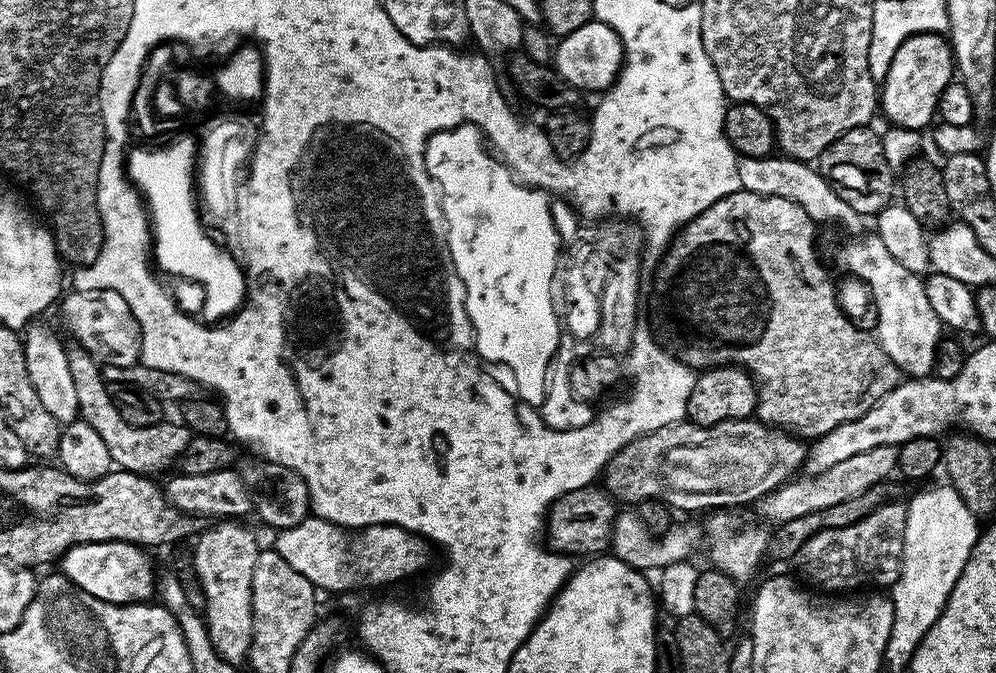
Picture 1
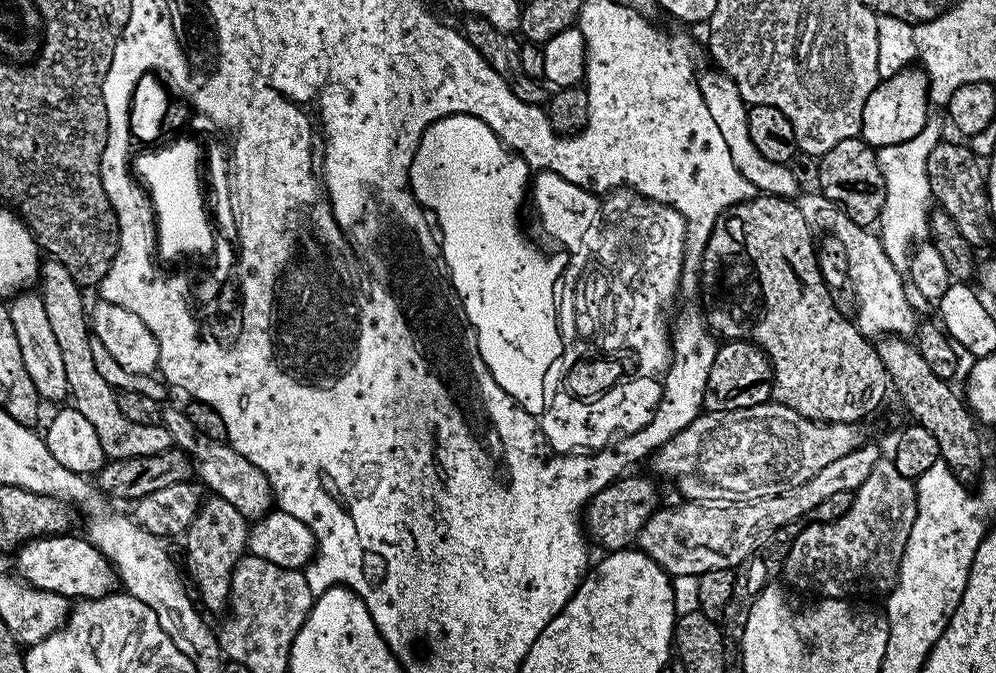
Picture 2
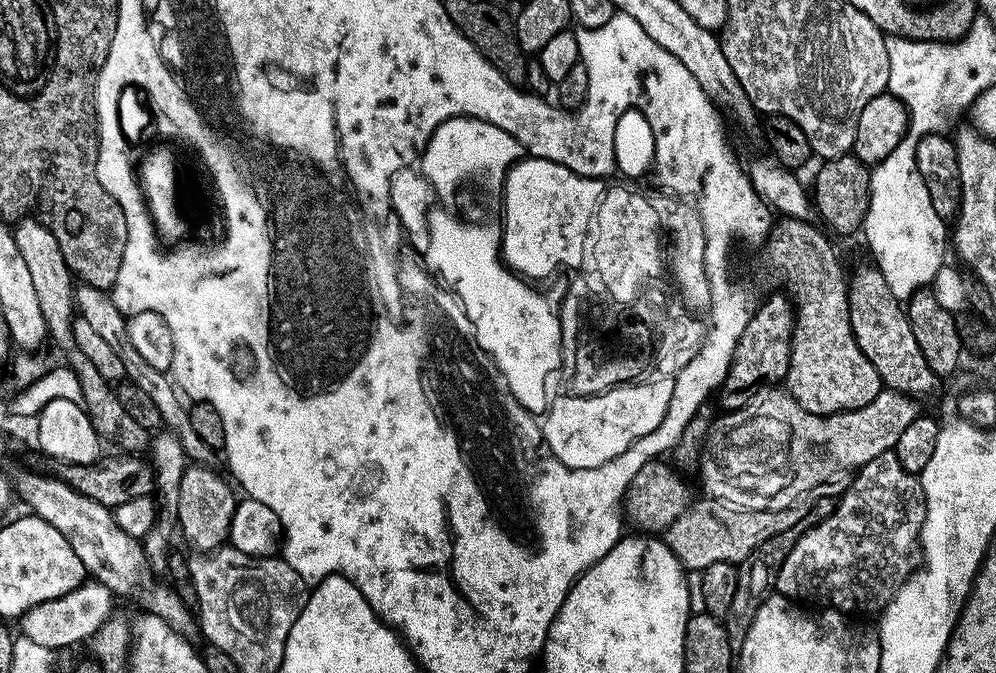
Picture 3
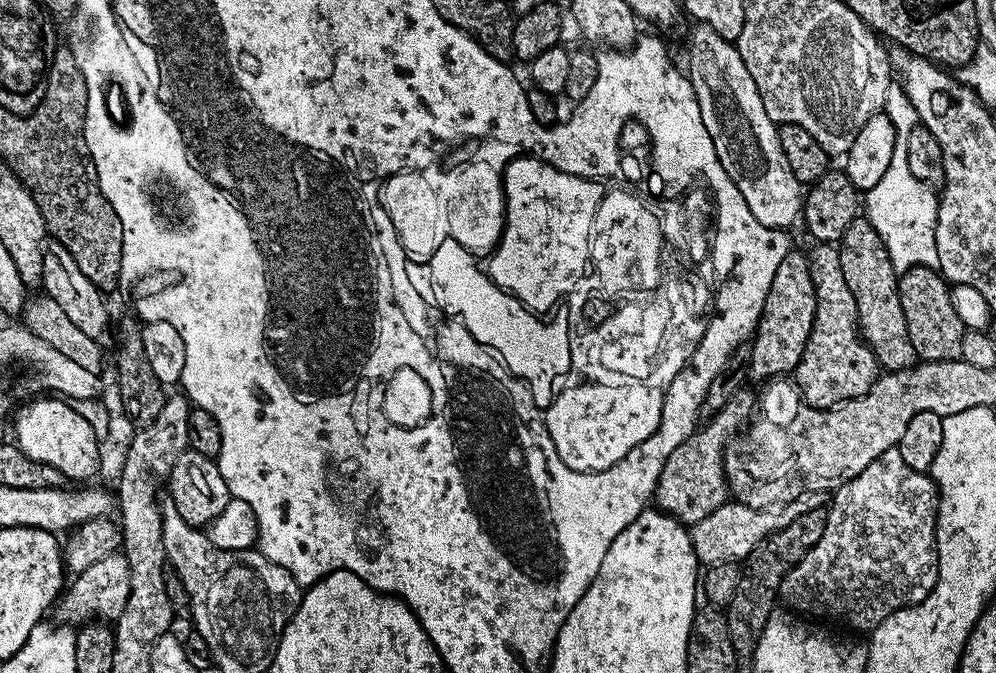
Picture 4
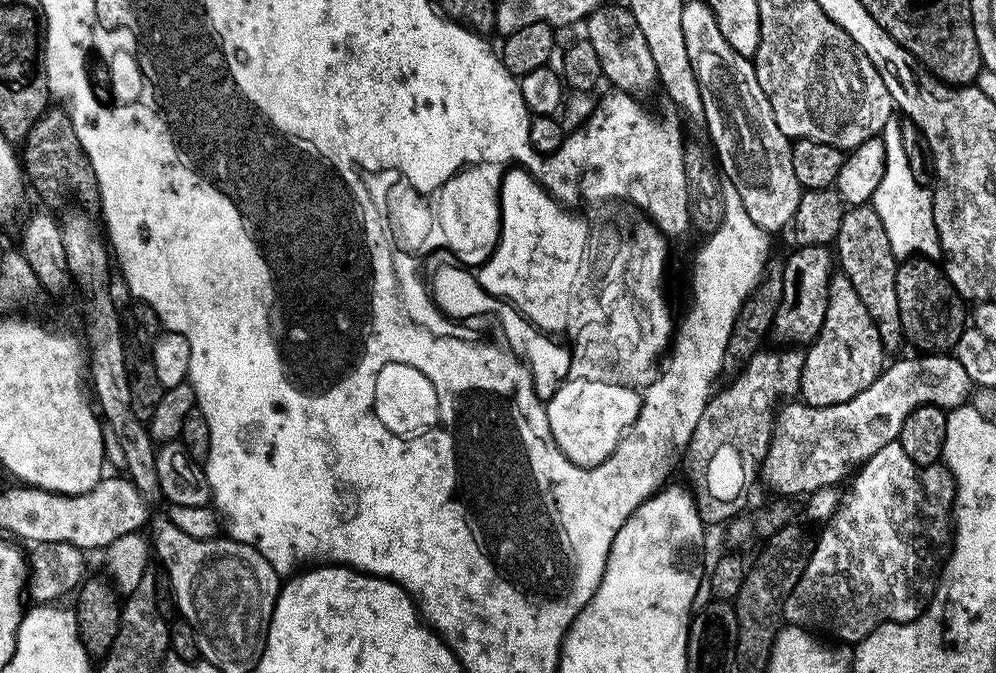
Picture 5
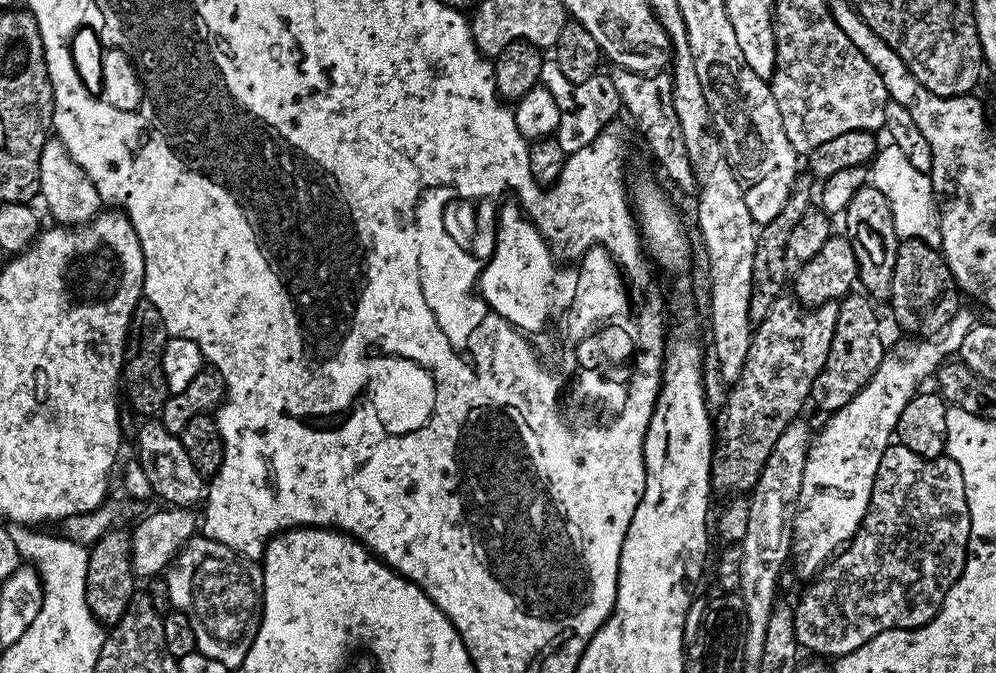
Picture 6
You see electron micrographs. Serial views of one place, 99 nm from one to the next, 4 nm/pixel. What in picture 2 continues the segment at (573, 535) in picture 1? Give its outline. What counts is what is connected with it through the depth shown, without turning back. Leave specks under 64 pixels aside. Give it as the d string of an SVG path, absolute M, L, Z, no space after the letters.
M625 474L594 494L582 513L582 524L591 543L601 544L608 552L619 552L621 548L635 545L648 519L658 511L655 486L644 476L632 475Z

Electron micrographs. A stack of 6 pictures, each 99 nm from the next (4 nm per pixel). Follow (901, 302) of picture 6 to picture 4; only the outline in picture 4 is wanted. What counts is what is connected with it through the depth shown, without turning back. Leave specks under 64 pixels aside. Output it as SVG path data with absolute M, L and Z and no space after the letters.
M912 268L899 277L902 314L906 314L906 334L921 361L959 360L966 331L962 318L954 311L952 289L935 268Z

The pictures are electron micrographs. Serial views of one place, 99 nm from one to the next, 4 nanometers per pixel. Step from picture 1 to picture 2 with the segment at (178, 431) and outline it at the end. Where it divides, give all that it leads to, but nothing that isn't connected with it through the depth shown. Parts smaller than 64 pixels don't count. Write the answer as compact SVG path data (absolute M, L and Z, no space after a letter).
M51 258L45 259L38 280L39 284L41 283L38 284L38 291L42 302L46 306L46 315L50 321L50 327L52 327L54 338L58 338L58 347L62 349L62 362L66 366L66 382L68 383L68 396L70 397L71 407L77 408L82 414L82 418L86 418L86 422L90 422L90 426L94 426L94 430L98 434L98 442L102 442L105 457L108 460L142 458L146 454L158 454L162 450L173 447L172 436L165 427L153 426L147 428L138 422L130 422L130 418L126 418L126 414L122 414L122 410L118 406L116 401L117 390L108 385L105 379L95 370L93 351L91 349L90 320L86 315L86 304L84 308L83 294L85 293L74 282L74 278L70 278L66 266L62 266L62 262Z

